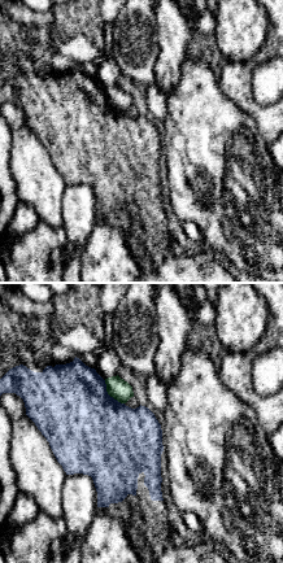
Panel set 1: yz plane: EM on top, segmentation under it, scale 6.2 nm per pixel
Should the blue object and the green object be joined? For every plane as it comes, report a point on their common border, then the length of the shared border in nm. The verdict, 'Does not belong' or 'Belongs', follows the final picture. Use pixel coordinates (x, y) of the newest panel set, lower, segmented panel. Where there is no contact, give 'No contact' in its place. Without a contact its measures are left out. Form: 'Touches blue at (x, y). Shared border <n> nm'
Touches blue at (108, 395). Shared border 200 nm

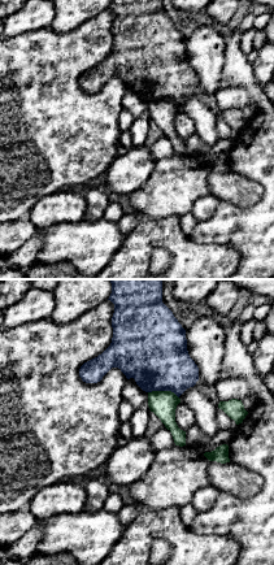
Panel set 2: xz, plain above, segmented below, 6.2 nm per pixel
Touches blue at (164, 390). Shared border 200 nm

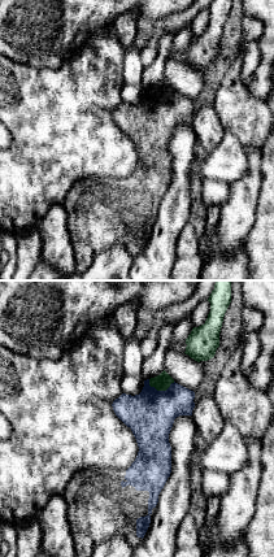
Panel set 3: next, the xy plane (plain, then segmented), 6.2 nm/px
Touches blue at (160, 391). Shared border 170 nm

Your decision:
Does not belong

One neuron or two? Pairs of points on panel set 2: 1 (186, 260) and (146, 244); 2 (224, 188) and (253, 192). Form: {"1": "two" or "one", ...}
{"1": "one", "2": "one"}

